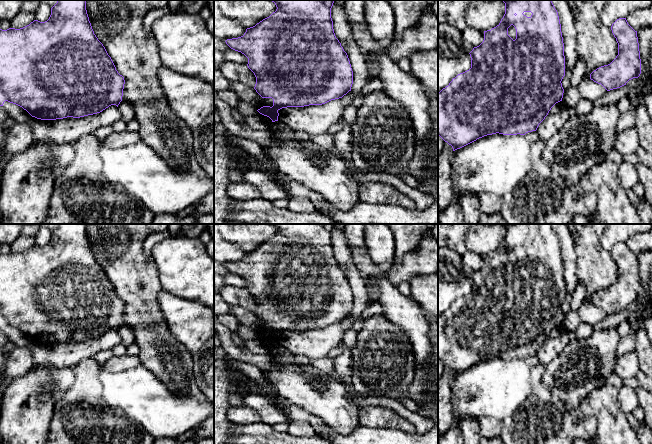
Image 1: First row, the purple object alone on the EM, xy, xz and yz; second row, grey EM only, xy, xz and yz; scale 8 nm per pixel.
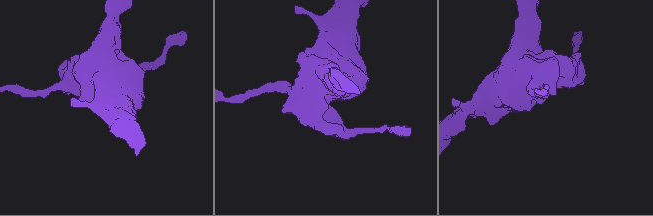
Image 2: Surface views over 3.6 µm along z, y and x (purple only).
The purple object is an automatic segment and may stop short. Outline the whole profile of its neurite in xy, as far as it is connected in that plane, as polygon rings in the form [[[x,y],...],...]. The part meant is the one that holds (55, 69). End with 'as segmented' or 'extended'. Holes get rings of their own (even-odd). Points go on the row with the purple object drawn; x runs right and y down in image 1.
[[[58,0],[51,8],[51,15],[47,21],[34,20],[20,29],[0,29],[0,106],[8,101],[26,110],[32,116],[28,124],[33,131],[34,140],[48,140],[57,144],[65,144],[76,142],[85,135],[92,135],[97,128],[111,126],[115,121],[122,119],[118,105],[122,101],[124,84],[124,77],[118,73],[105,47],[94,34],[86,10],[86,0]]]; extended

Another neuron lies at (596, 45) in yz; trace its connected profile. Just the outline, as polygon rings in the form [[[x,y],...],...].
[[[572,0],[577,35],[576,52],[586,66],[588,78],[594,70],[610,64],[618,55],[618,43],[611,27],[605,26],[600,19],[605,2],[606,0]]]

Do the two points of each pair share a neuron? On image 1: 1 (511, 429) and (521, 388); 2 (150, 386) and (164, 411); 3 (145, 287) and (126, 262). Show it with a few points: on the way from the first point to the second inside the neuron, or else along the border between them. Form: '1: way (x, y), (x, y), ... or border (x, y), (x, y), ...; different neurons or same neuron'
1: border (530, 394), (512, 415); different neurons
2: way (146, 393), (146, 398), (157, 409); same neuron
3: way (139, 281), (128, 268); same neuron

